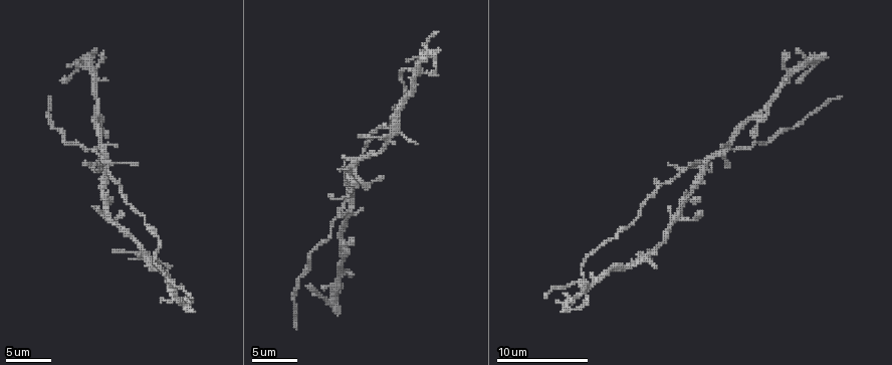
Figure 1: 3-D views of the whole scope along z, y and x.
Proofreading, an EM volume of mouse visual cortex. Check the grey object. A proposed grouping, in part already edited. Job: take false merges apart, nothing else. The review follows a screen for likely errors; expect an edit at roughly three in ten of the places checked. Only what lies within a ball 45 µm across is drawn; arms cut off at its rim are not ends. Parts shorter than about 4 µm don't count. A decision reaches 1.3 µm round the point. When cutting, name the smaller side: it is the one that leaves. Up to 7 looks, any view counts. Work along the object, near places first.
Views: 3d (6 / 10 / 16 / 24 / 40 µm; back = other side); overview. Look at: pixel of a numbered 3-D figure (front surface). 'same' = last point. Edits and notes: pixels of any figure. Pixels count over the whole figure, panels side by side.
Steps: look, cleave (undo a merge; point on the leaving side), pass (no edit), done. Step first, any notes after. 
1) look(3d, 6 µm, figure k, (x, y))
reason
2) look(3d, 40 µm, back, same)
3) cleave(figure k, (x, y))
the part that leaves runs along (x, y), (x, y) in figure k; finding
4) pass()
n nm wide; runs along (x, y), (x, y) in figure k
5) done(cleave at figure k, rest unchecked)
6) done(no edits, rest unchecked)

look(3d, 10 µm, figure 1, (62, 141))
thick turns thin

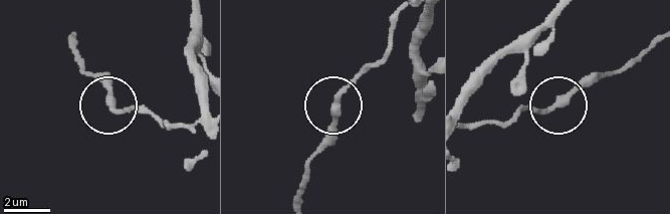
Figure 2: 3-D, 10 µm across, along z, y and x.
pass()
280 nm wide; runs along (189, 132), (109, 104), (103, 75) in figure 2; one cell here

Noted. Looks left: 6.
look(3d, 16 µm, figure 1, (93, 150))
four or more arms meet

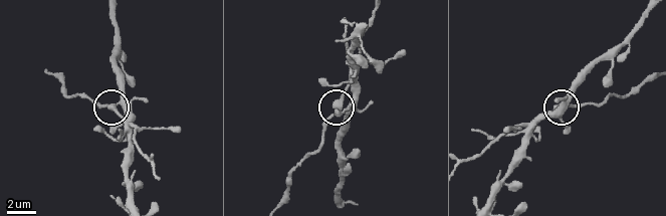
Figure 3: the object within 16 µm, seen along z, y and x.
pass()
4 arms; all the same cell

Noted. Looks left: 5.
look(3d, 10 µm, figure 1, (583, 288))
looks like a crossing

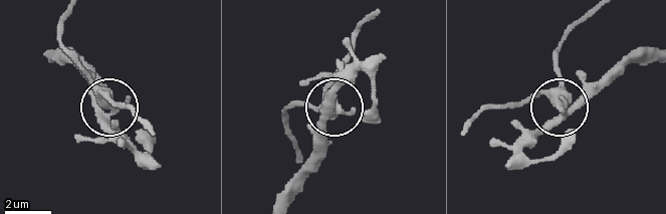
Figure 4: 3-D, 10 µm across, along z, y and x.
pass()
410 nm wide; runs along (56, 50), (106, 105), (104, 92), (126, 103) in figure 4; one cell here

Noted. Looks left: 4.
done(no edits, rest unchecked)

